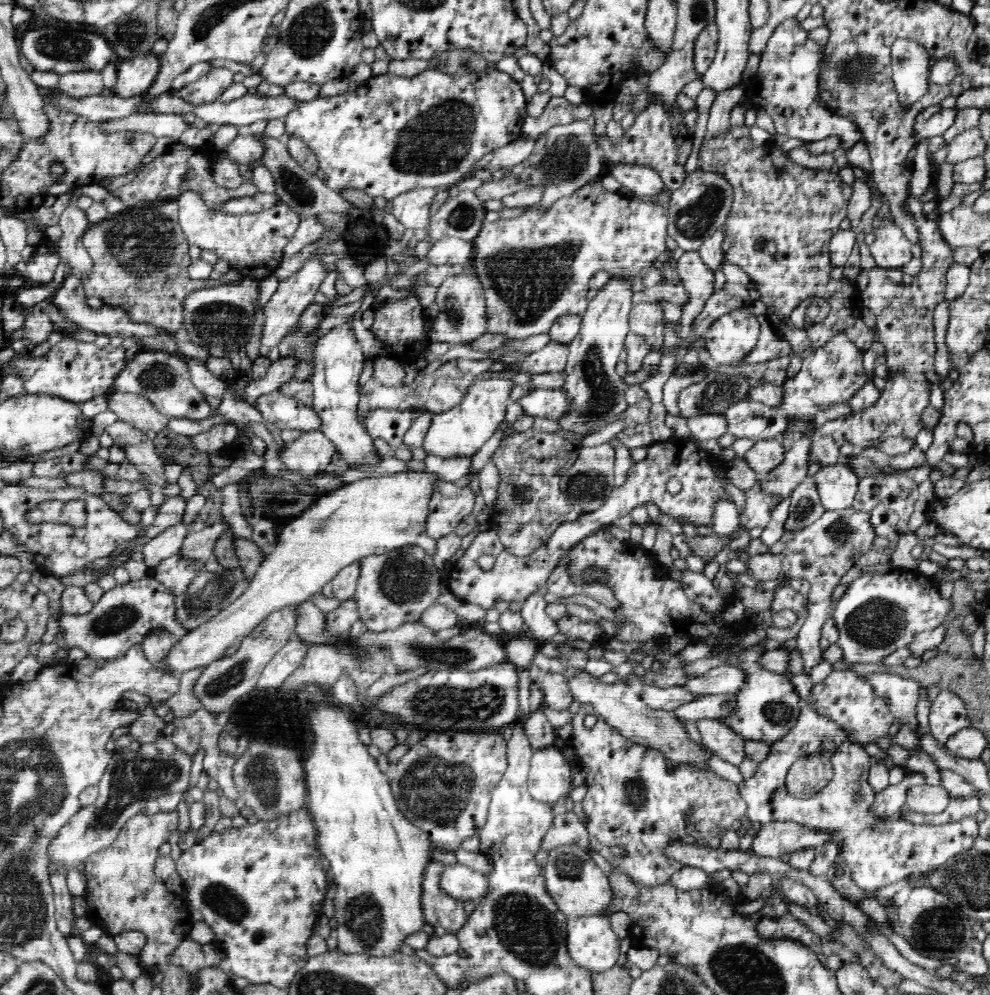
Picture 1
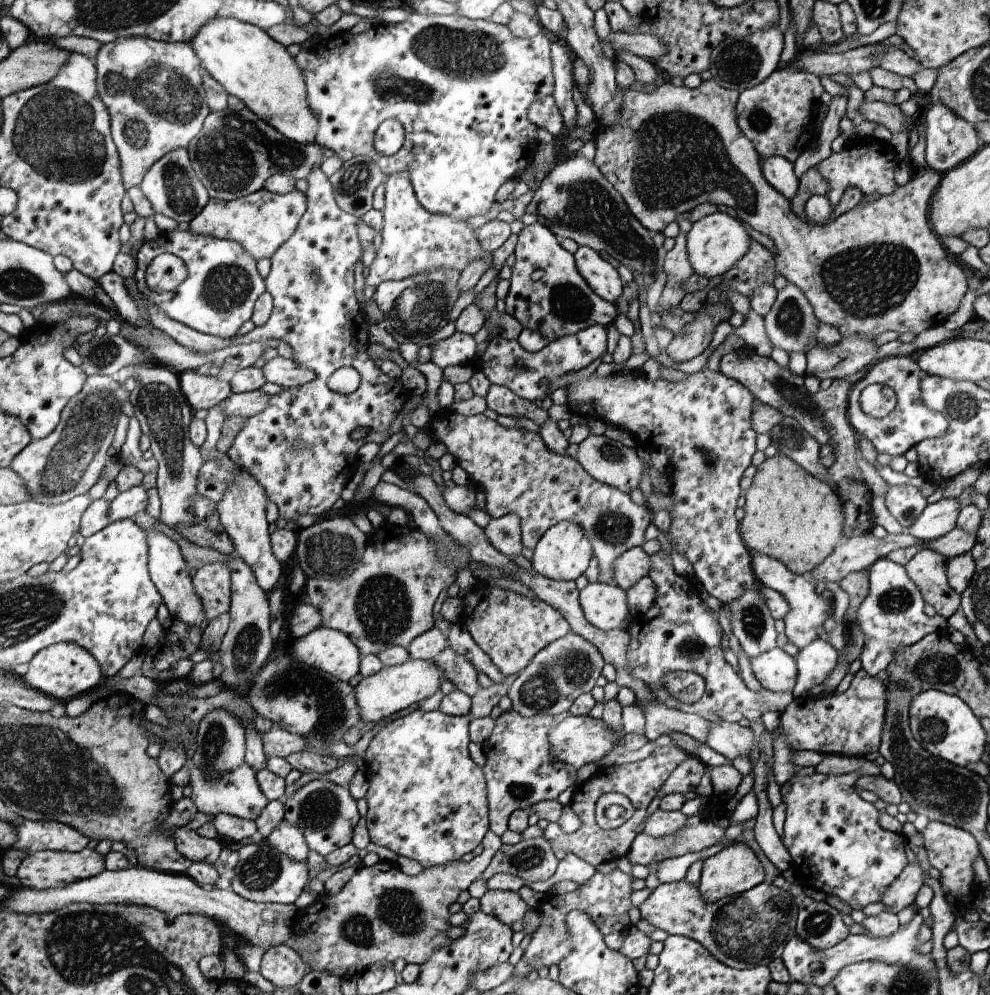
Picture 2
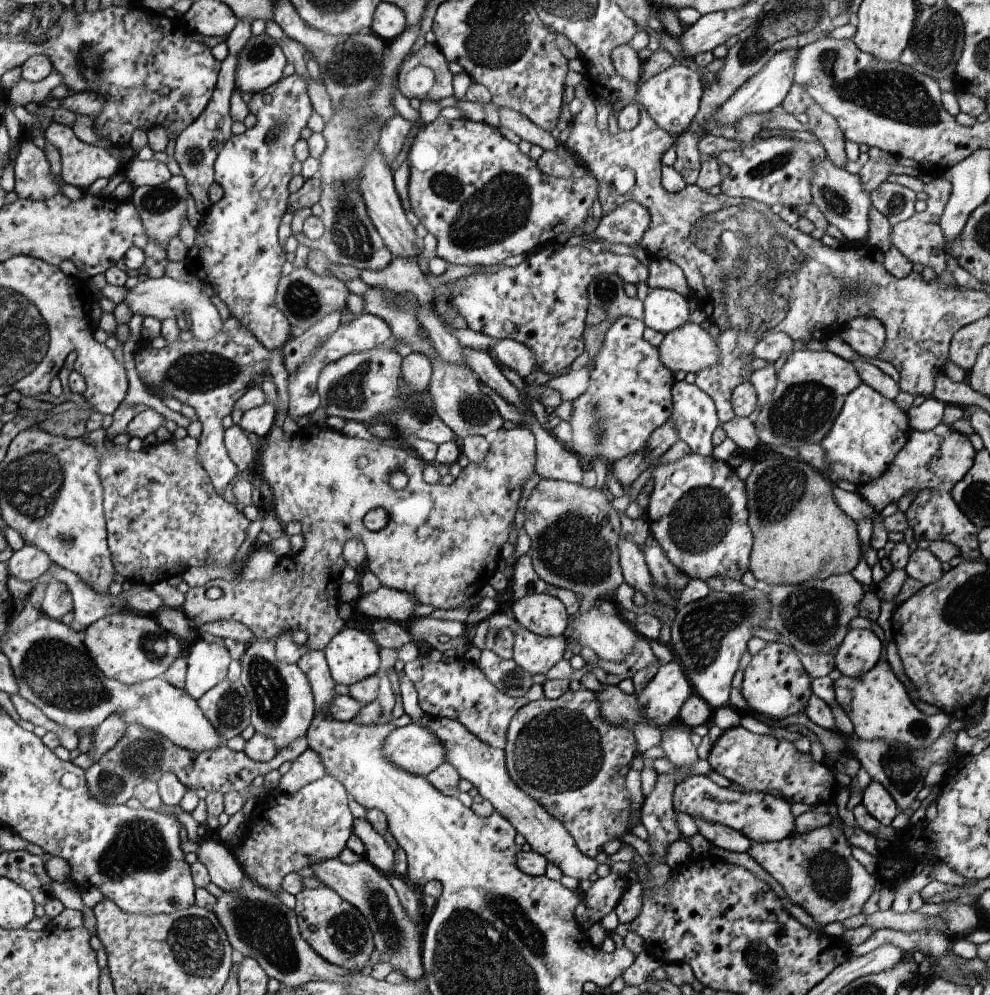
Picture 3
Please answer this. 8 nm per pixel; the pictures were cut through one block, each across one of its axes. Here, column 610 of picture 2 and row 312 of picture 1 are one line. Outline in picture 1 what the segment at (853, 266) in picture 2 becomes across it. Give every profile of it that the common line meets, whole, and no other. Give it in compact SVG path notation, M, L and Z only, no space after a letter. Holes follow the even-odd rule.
M177 199L148 208L130 207L104 219L82 234L83 246L92 259L89 275L81 278L86 299L99 298L103 305L127 312L135 323L146 323L164 331L176 333L181 329L183 300L195 289L214 288L241 281L240 271L229 269L218 280L210 277L194 280L188 277L191 258L189 242L179 223Z

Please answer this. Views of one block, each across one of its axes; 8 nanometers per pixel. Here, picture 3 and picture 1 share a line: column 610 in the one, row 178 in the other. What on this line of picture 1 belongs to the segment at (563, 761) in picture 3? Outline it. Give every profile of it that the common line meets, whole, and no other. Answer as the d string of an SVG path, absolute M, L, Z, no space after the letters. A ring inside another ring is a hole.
M730 128L721 133L712 133L702 148L702 171L712 175L720 175L732 188L732 204L727 218L719 225L723 234L722 250L725 260L740 266L750 278L753 287L760 293L760 300L766 305L767 311L763 318L767 319L771 328L779 338L786 339L794 354L807 356L820 345L826 344L836 333L848 332L849 339L864 352L873 341L873 334L862 321L863 302L857 283L846 284L844 288L836 286L840 282L830 280L832 259L829 253L831 238L838 232L840 222L847 216L849 200L853 196L853 188L844 183L840 176L828 174L824 170L808 170L798 166L778 148L770 148L770 142L762 148L754 148L750 140L750 128ZM811 297L824 298L830 303L831 311L821 323L808 325L808 330L796 330L790 321L790 314L801 302Z

